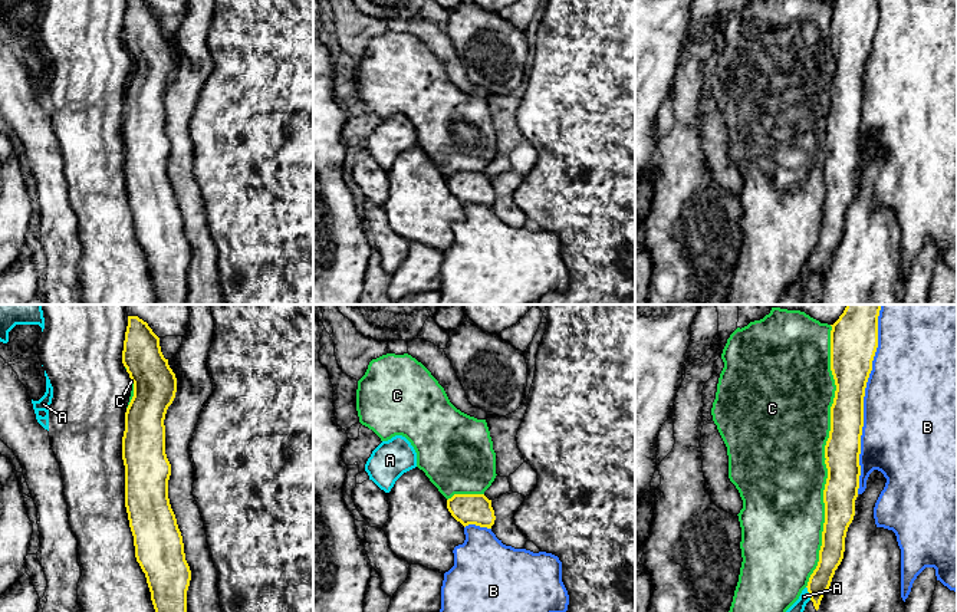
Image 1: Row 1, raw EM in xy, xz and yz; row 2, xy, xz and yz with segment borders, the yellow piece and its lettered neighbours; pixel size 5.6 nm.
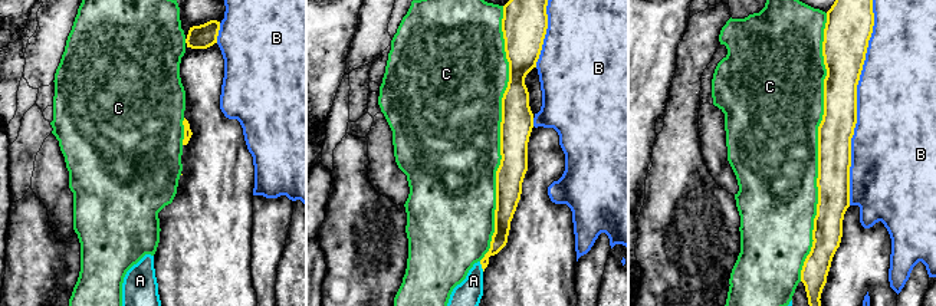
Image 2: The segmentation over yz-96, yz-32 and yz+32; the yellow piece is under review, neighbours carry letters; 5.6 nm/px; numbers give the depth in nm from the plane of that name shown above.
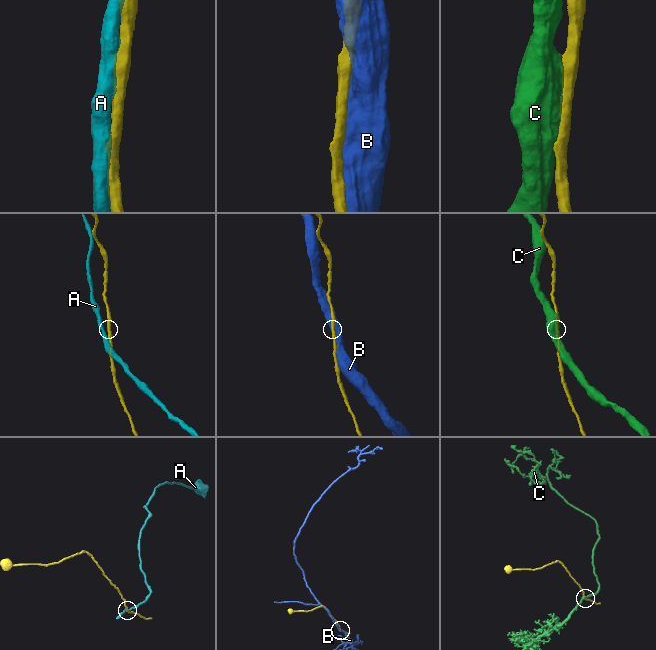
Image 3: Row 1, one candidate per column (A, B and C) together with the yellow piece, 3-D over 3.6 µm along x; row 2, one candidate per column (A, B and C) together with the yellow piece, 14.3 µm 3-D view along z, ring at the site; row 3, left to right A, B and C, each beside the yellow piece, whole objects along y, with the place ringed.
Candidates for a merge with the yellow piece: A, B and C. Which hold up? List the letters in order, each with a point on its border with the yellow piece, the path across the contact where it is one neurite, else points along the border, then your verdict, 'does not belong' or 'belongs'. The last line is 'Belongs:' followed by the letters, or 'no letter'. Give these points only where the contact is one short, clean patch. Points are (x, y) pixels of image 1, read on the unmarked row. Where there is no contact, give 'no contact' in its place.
A: meets yellow in yz at (809, 272); does not belong
B: meets yellow in yz at (862, 86); does not belong
C: meets yellow in yz at (825, 134); does not belong
Belongs: no letter

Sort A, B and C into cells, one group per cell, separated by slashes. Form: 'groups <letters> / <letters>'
groups A C / B

